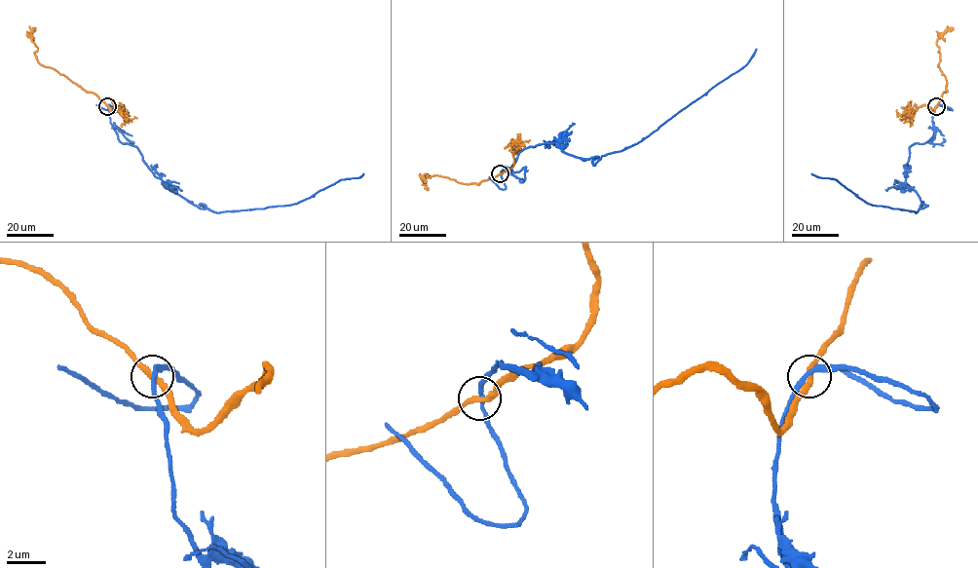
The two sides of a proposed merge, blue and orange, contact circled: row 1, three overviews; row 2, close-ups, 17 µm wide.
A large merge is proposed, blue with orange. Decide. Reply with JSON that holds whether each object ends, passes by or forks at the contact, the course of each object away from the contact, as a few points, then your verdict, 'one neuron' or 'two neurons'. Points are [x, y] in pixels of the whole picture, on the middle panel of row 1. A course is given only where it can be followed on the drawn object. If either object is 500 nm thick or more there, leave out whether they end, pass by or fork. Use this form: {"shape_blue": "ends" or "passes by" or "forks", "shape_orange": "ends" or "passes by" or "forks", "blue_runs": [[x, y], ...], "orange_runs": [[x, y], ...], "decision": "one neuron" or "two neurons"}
{"shape_blue": "passes by", "shape_orange": "passes by", "blue_runs": [[500, 173], [520, 152], [545, 143], [575, 157], [599, 157], [594, 166], [636, 144], [742, 68], [756, 49]], "orange_runs": [[500, 173], [477, 184], [464, 184], [435, 175], [428, 177], [431, 176], [425, 173], [423, 182], [428, 190]], "decision": "two neurons"}

